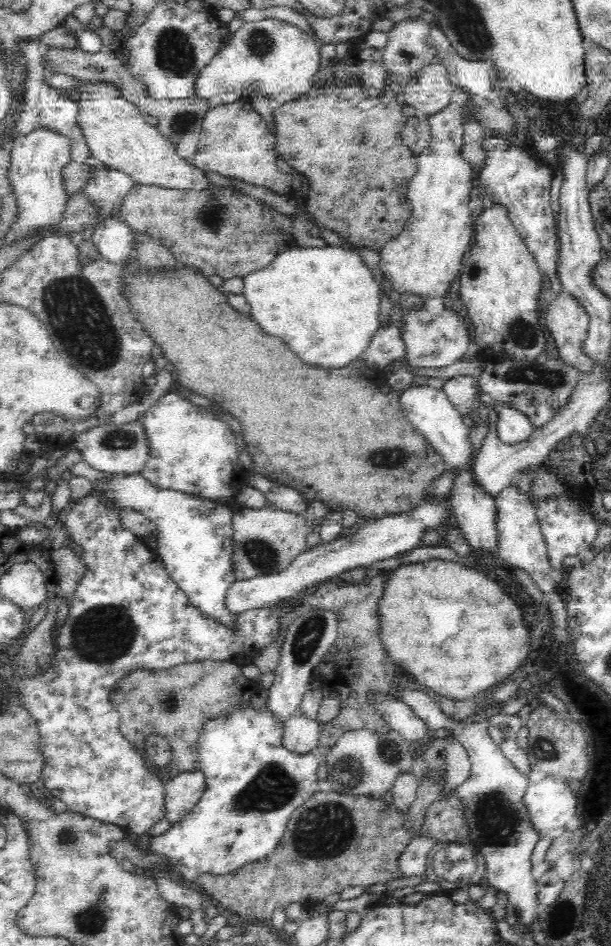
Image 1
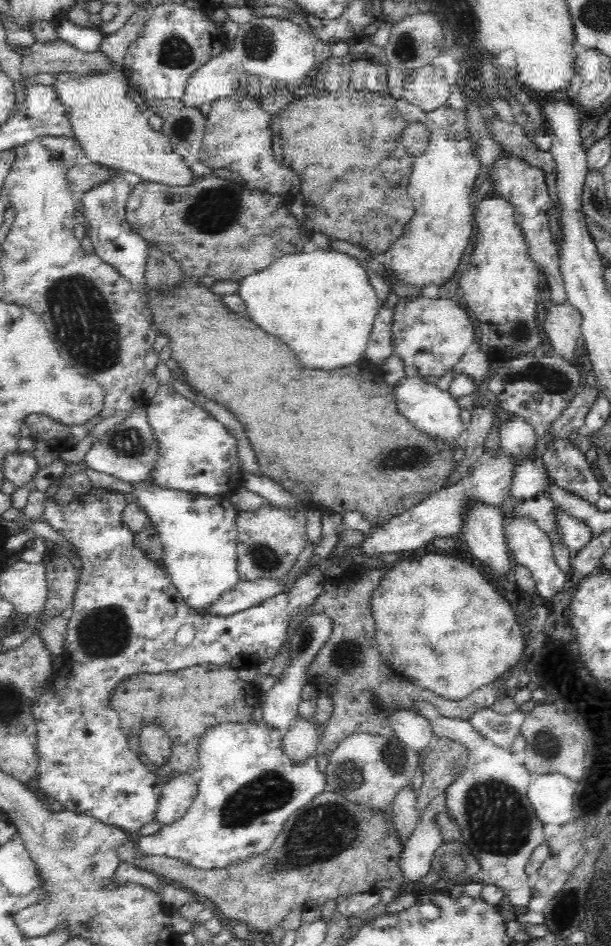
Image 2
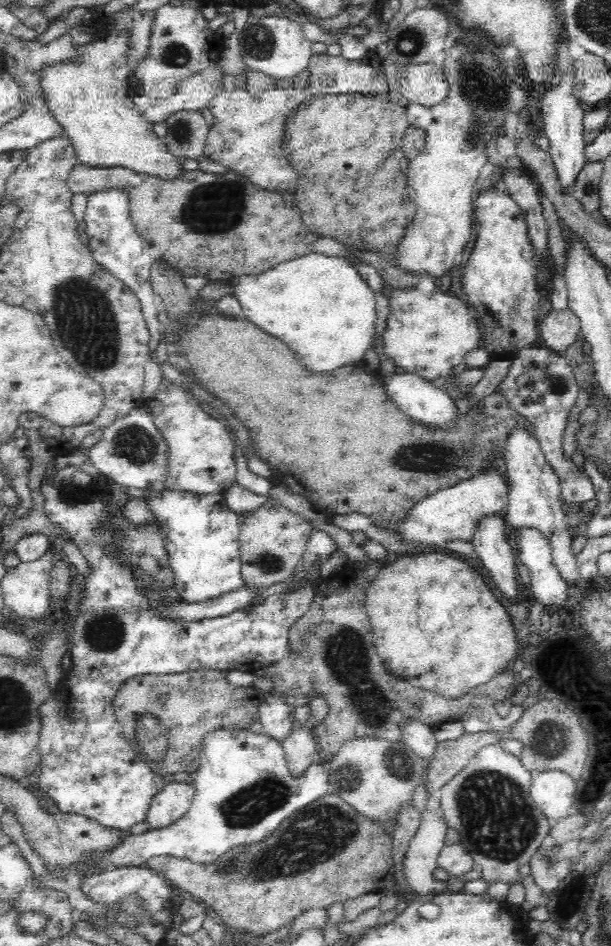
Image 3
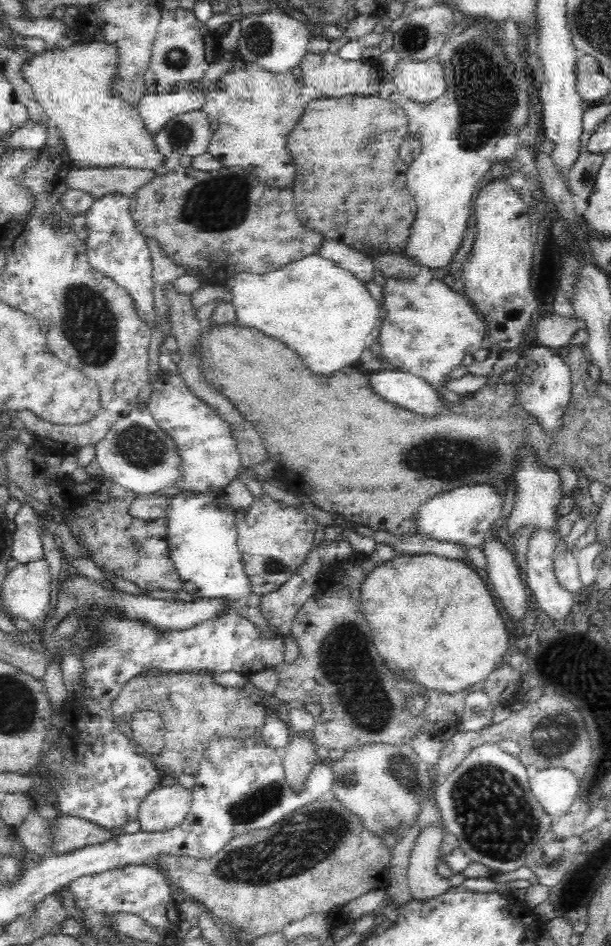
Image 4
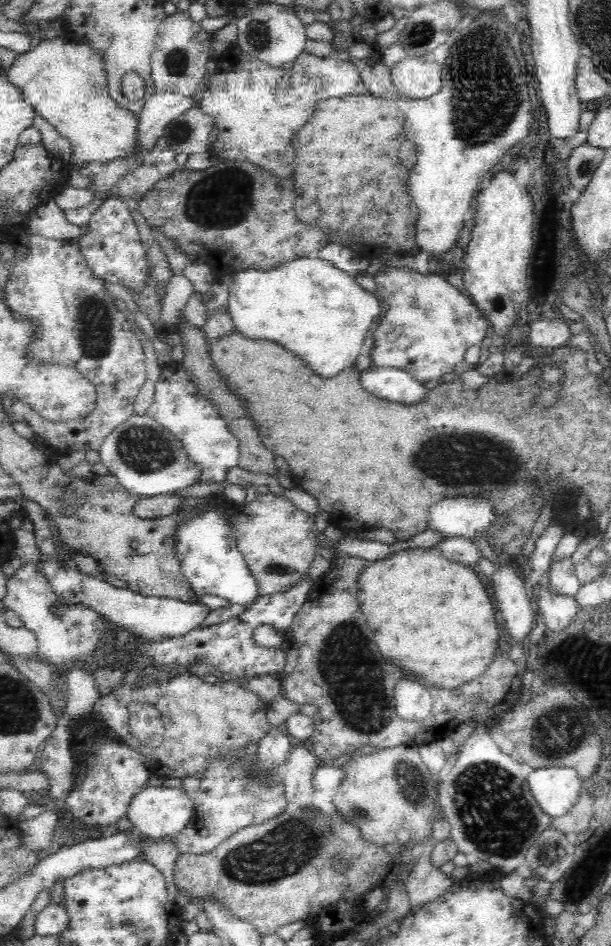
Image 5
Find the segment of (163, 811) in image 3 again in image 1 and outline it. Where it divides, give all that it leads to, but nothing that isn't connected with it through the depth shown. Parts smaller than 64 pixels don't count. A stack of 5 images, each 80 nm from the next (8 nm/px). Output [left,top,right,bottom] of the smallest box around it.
[165,770,207,824]

